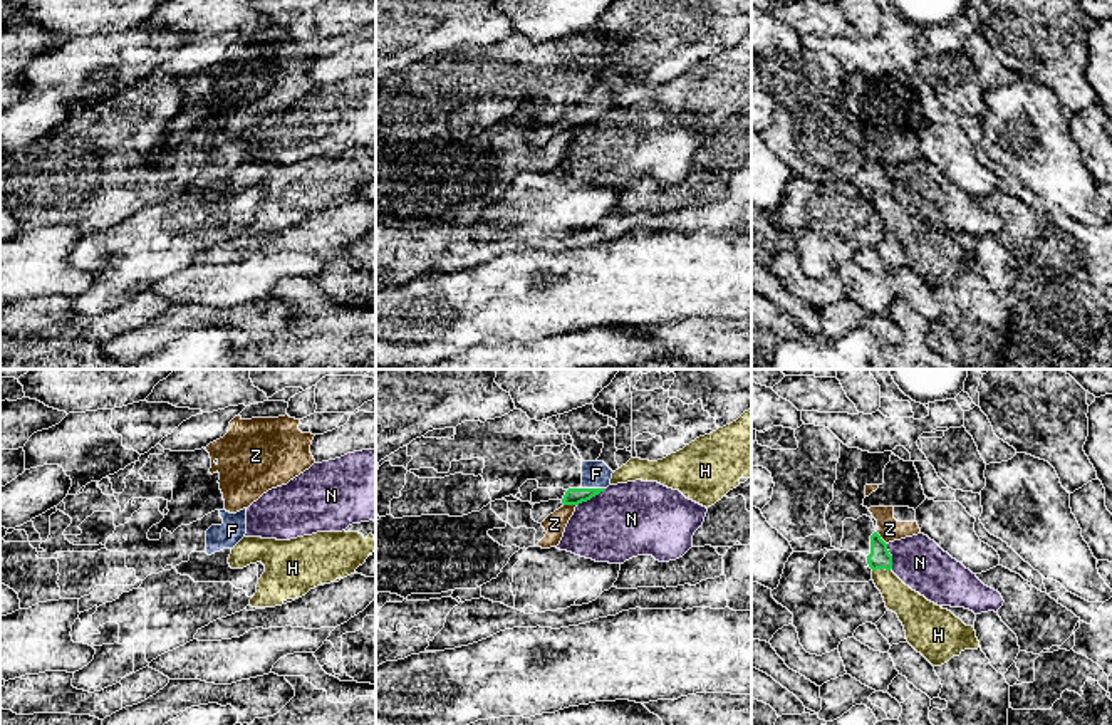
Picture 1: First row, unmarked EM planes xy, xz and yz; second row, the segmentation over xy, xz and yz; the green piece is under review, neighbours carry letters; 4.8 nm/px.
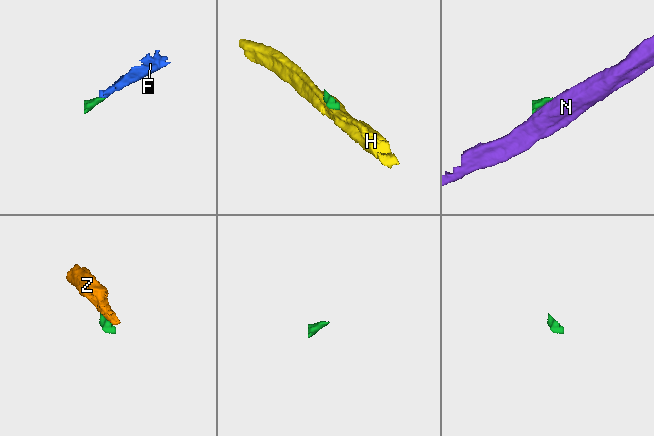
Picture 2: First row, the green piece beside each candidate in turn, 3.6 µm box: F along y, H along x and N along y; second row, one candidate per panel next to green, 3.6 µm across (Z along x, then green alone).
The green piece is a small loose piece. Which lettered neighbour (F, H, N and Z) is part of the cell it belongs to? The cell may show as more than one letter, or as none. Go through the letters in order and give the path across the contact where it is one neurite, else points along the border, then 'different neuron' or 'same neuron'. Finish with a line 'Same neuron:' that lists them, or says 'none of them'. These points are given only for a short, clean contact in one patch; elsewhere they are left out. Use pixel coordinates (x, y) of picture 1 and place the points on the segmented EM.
F: same neuron
H: border yz (889, 569), (872, 571); different neuron
N: border xz (604, 489), (577, 505); different neuron
Z: border xz (564, 504), (576, 505); different neuron
Same neuron: F

